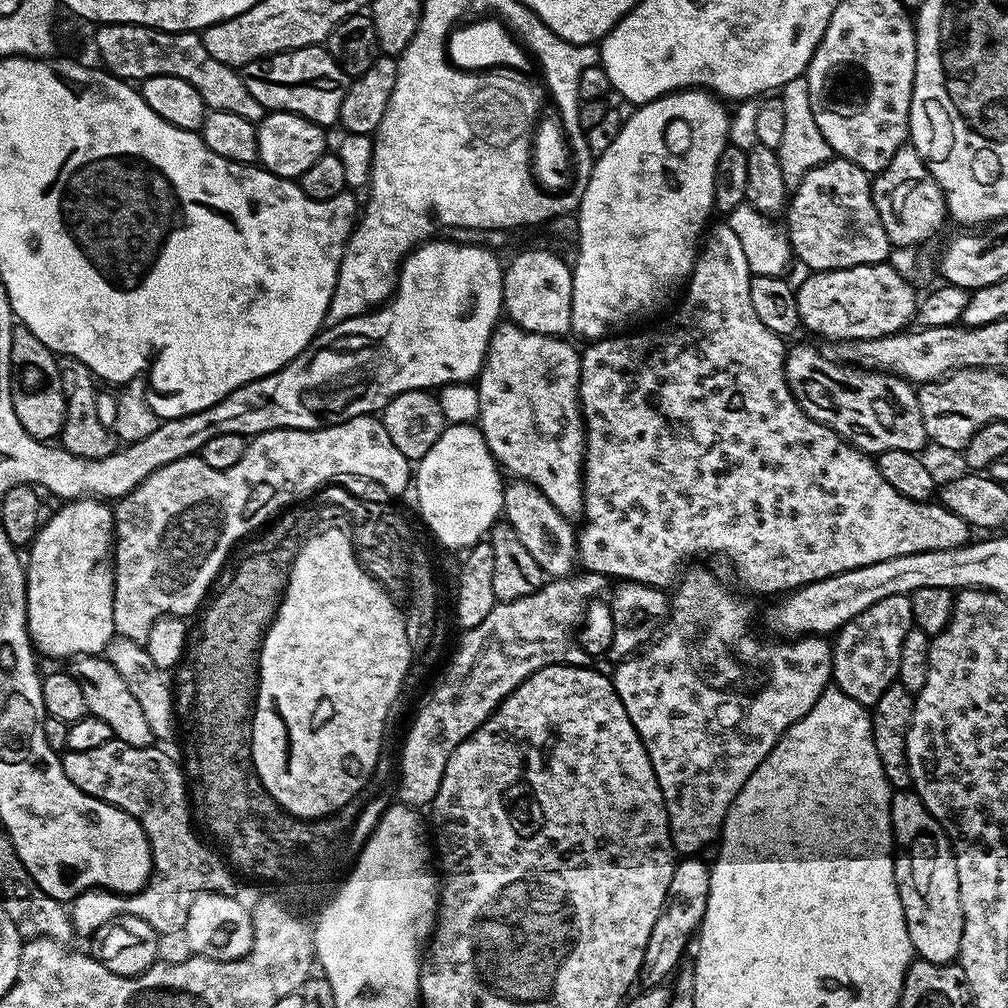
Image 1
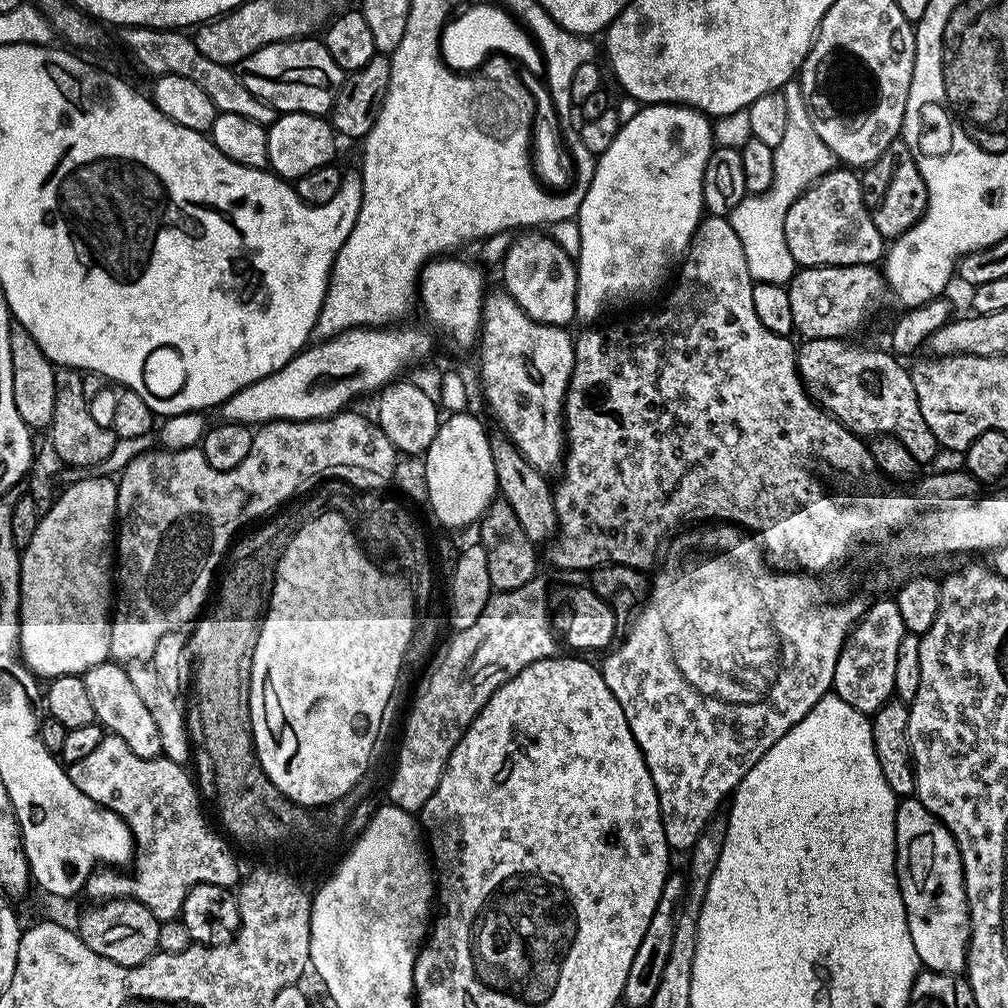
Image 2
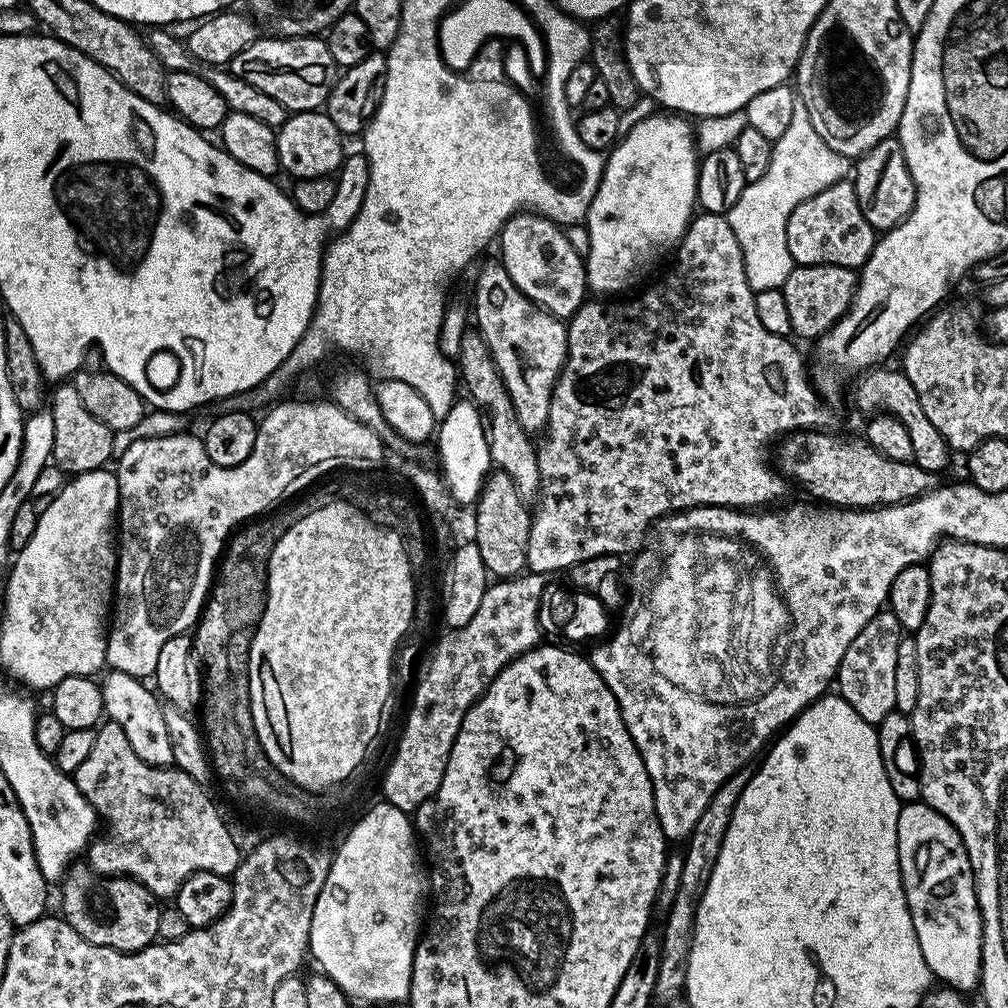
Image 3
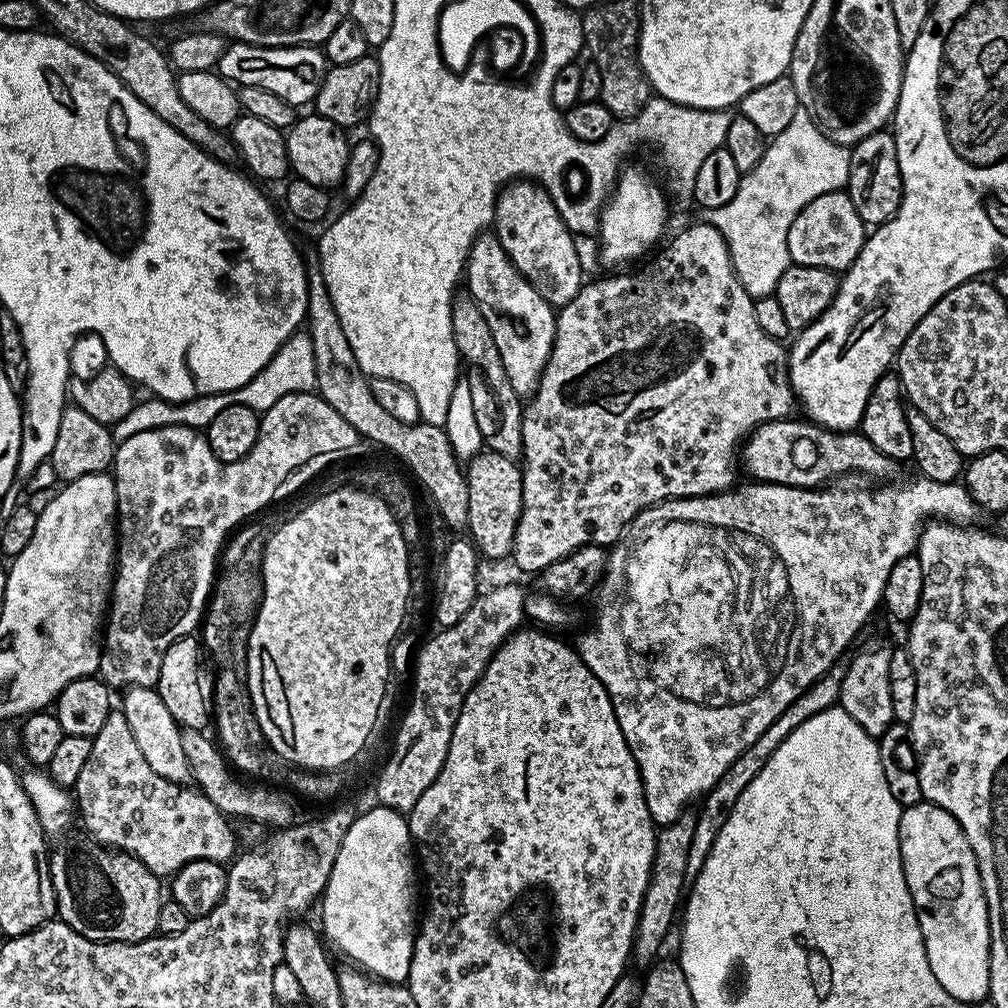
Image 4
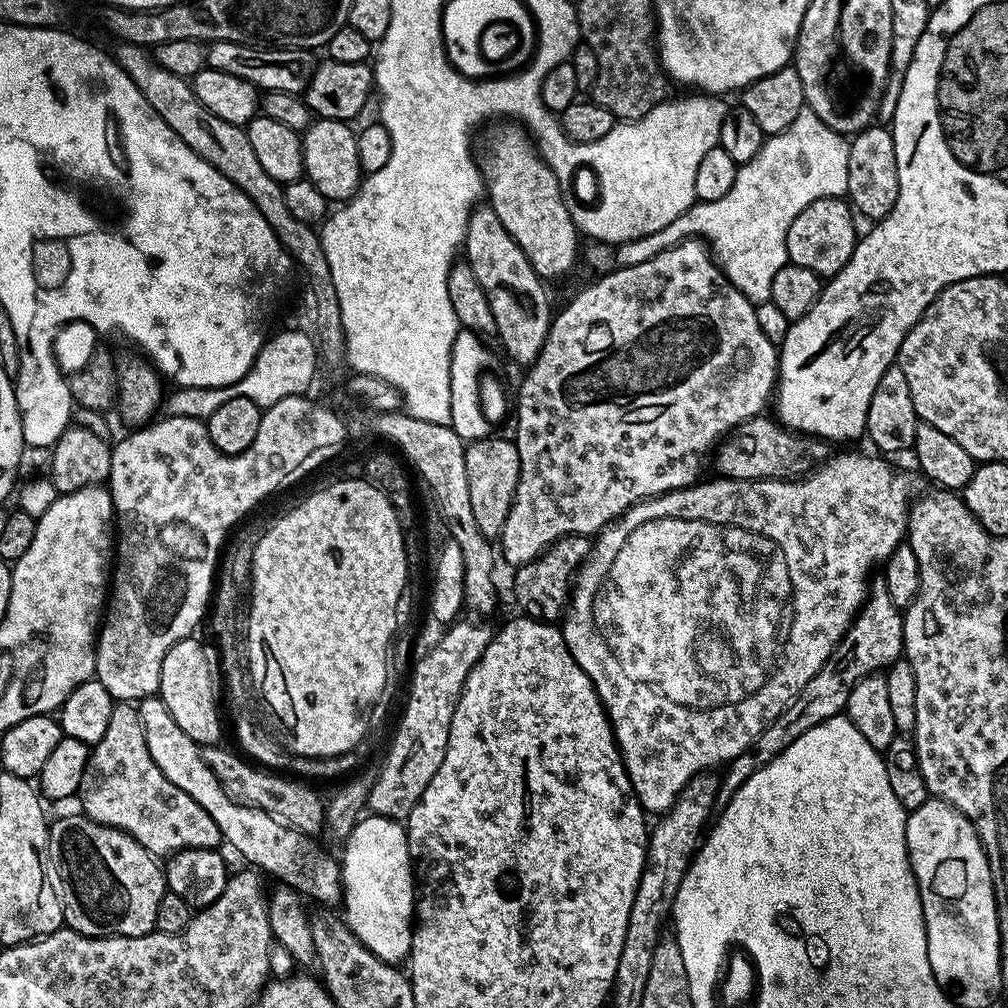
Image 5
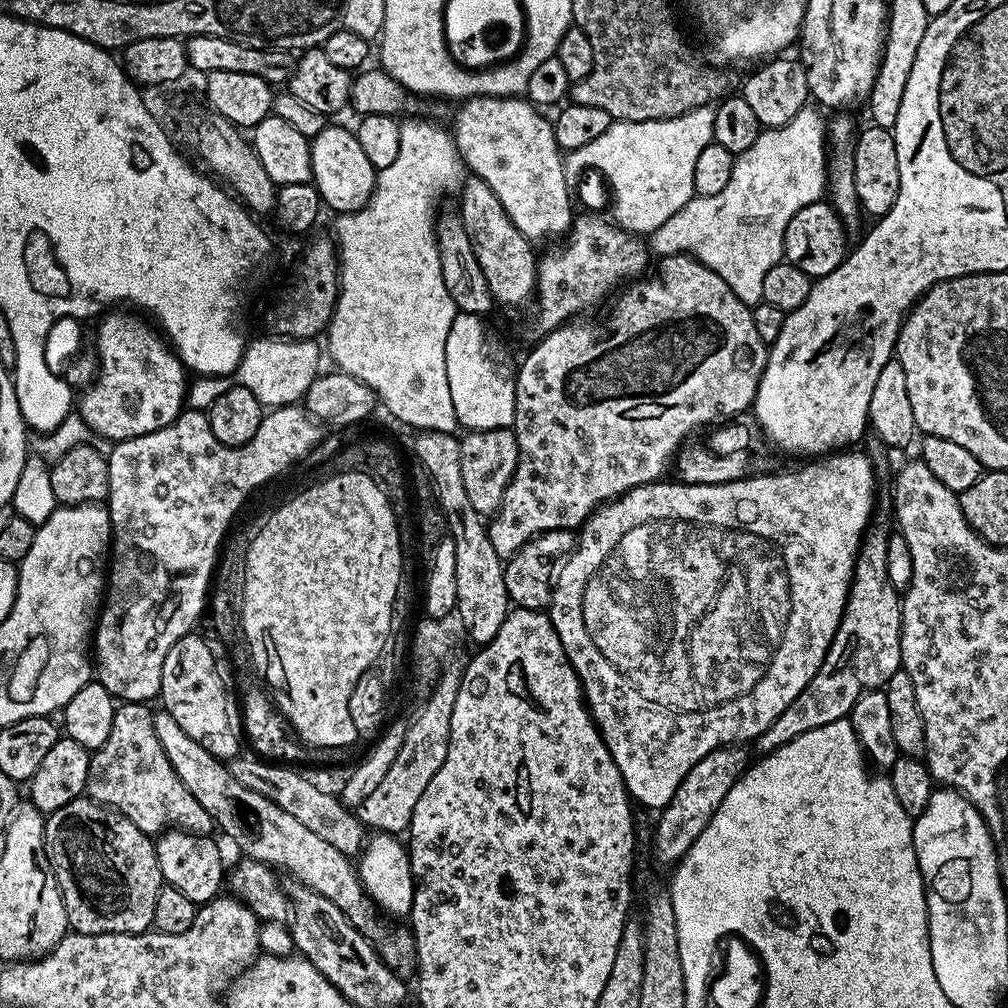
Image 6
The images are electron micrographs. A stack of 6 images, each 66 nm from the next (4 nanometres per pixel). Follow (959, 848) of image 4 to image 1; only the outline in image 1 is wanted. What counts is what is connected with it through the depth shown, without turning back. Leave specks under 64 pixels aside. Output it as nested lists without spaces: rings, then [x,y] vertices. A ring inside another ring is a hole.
[[[900,790],[892,797],[892,839],[896,885],[915,955],[939,964],[953,963],[960,955],[964,933],[956,855],[952,852],[948,835],[916,797],[915,791]]]

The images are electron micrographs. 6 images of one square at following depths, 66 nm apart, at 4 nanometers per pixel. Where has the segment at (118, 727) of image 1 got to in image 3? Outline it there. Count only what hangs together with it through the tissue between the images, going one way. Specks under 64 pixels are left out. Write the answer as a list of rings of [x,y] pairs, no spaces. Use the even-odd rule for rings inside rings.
[[[108,670],[103,676],[104,680],[99,681],[99,686],[100,700],[104,703],[104,716],[122,726],[122,734],[126,734],[130,741],[130,750],[134,750],[134,754],[138,754],[142,762],[155,768],[169,767],[172,764],[172,751],[170,738],[166,734],[166,718],[161,701],[153,689],[149,685],[148,689],[143,679],[130,674]]]

